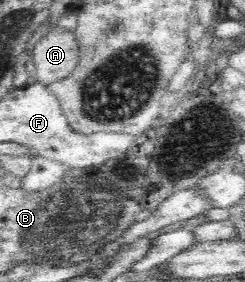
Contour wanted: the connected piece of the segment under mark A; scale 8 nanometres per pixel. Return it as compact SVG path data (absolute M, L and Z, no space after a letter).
M55 26L37 41L30 56L35 63L37 83L47 87L67 78L77 66L78 54L75 33Z

